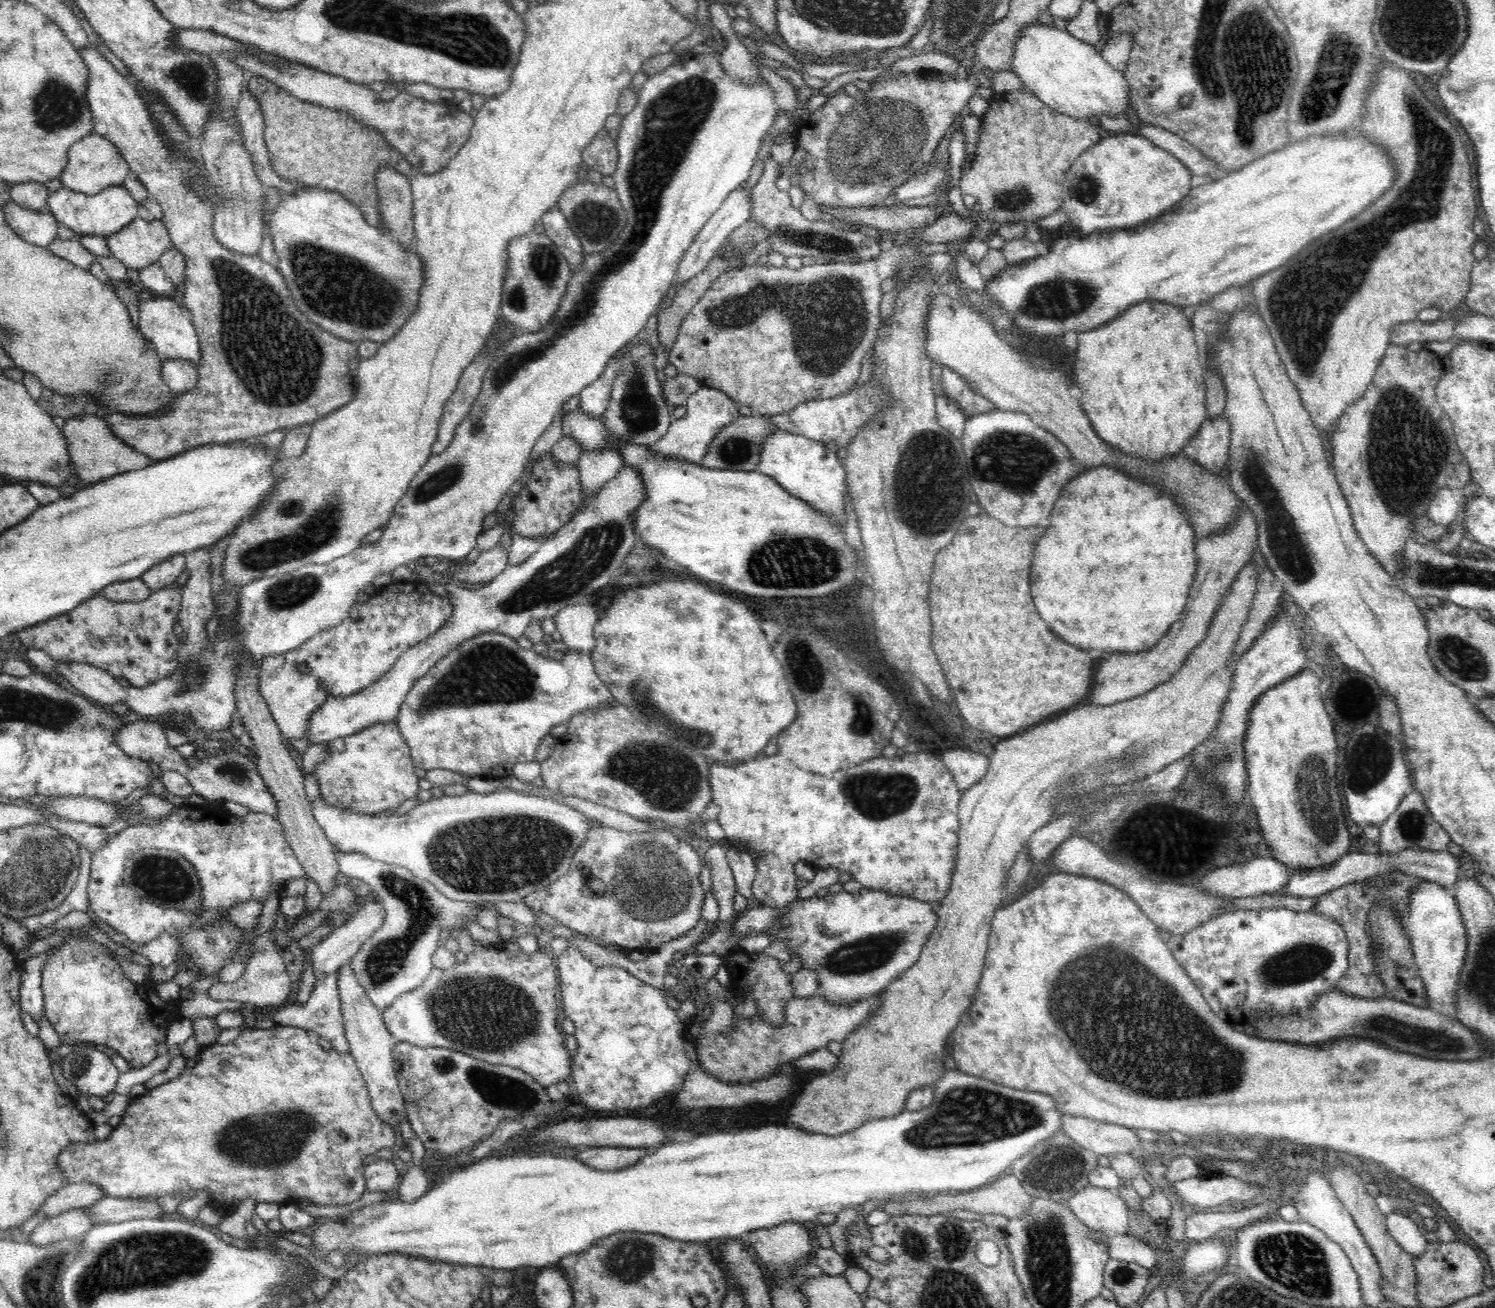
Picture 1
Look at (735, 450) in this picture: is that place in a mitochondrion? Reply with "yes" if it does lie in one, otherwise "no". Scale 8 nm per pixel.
yes

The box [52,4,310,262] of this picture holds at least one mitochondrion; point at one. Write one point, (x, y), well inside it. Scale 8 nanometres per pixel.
(191, 77)

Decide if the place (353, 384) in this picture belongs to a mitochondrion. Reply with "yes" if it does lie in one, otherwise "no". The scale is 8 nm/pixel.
no

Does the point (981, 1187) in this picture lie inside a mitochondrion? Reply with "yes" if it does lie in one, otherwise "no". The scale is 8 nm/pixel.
no

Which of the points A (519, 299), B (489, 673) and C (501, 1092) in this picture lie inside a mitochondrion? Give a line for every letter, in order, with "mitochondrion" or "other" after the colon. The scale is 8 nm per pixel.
A: mitochondrion
B: mitochondrion
C: mitochondrion

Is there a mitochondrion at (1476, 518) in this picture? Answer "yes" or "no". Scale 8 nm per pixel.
no

